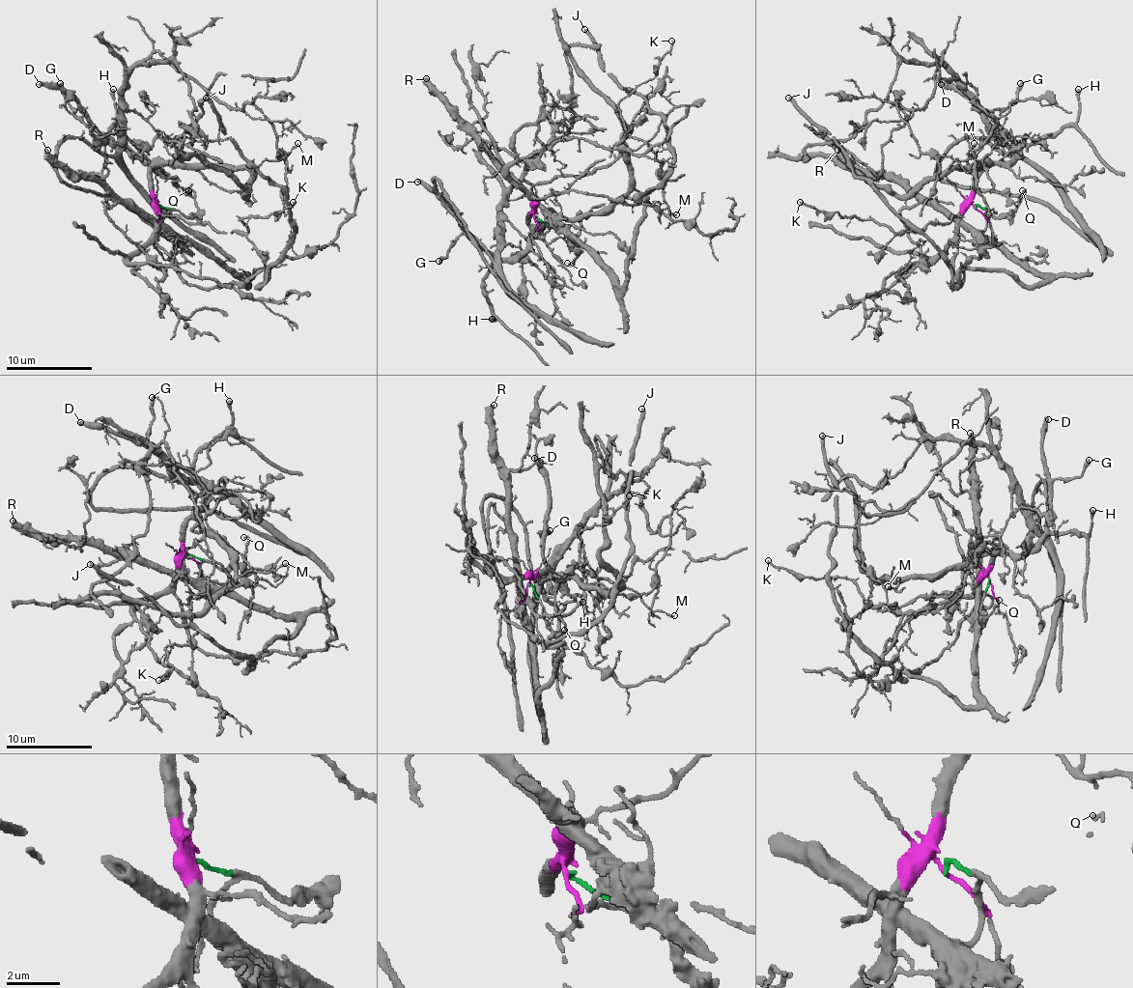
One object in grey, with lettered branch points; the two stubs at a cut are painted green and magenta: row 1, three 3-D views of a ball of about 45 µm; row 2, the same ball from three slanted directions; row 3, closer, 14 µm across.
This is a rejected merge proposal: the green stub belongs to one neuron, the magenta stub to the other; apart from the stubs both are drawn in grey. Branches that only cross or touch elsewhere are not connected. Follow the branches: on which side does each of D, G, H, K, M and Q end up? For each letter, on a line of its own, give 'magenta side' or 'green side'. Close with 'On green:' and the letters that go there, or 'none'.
D: magenta side
G: magenta side
H: magenta side
K: magenta side
M: magenta side
Q: green side
On green: Q

